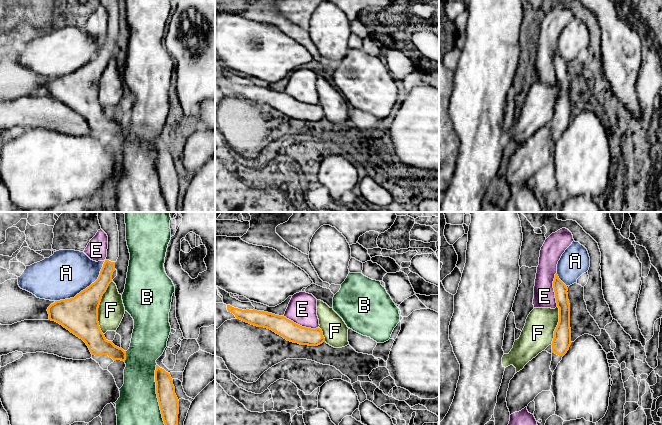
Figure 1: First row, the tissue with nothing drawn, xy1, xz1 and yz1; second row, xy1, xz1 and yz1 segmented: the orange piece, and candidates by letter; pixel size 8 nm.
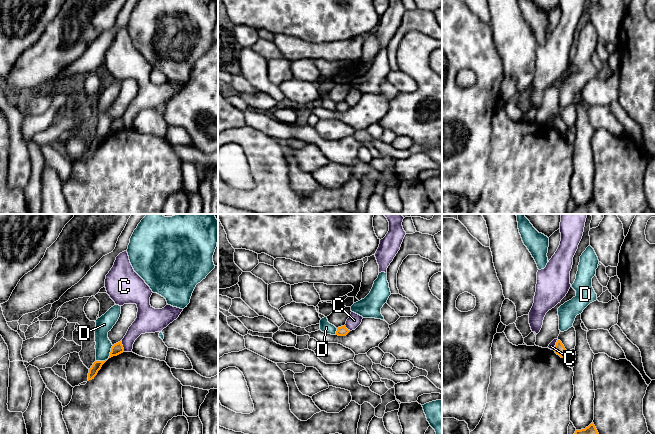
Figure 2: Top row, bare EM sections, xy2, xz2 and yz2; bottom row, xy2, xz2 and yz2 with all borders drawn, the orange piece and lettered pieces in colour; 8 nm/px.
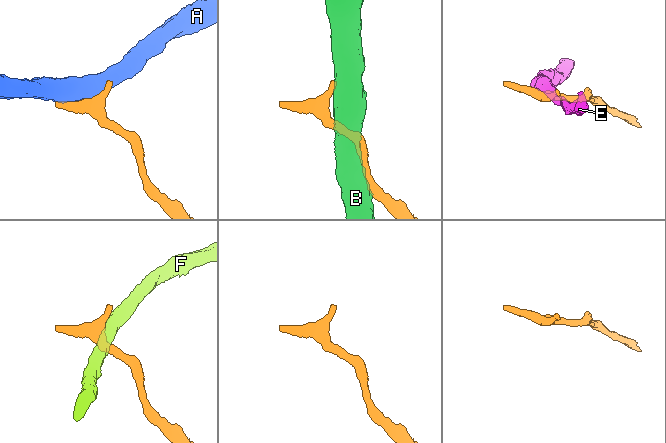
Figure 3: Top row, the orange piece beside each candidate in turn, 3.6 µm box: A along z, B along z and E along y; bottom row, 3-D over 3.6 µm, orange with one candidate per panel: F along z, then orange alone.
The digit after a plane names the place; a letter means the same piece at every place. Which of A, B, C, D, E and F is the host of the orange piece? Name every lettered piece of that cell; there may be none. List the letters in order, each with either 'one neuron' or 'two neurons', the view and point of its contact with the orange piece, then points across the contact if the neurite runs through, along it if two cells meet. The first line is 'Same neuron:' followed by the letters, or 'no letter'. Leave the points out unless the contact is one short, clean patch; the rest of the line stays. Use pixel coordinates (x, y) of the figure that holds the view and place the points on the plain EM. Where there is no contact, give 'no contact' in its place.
Same neuron: no letter
A: two neurons; contact xy1 (86, 64)
B: two neurons; contact xy1 (158, 176)
C: two neurons; contact xy2 (122, 122); border xy2 (120, 117), (124, 127)
D: two neurons; contact xy2 (109, 133); border xy2 (113, 121), (110, 131), (106, 135), (96, 137)
E: two neurons; contact xz1 (301, 102)
F: two neurons; contact xy1 (98, 83); border xy1 (112, 57), (103, 70), (98, 84), (98, 101), (103, 110)

